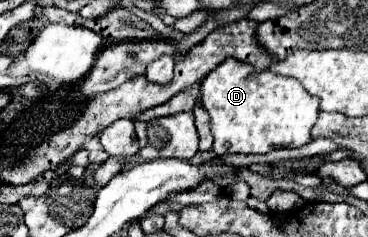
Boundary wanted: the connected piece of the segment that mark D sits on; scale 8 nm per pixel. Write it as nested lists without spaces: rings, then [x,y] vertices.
[[[226,58],[216,70],[202,80],[202,100],[210,114],[214,152],[216,154],[268,154],[276,148],[300,148],[310,142],[310,130],[318,118],[318,98],[308,94],[296,78],[272,74],[270,70],[254,72],[252,64],[244,64],[236,58]]]

